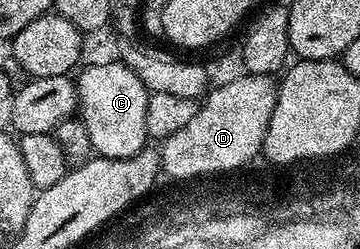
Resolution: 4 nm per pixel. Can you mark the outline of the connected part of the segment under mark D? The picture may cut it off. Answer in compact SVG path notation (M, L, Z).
M243 73L242 76L232 83L227 84L223 87L213 88L205 95L204 101L199 105L198 111L196 112L196 117L189 122L184 128L180 128L180 132L176 132L176 136L168 136L162 143L160 147L160 157L161 157L161 173L163 175L167 174L170 178L188 178L184 180L198 180L203 176L201 174L206 174L204 176L218 176L223 172L234 172L237 166L242 166L250 157L255 153L256 155L262 149L262 141L266 135L266 129L268 128L268 120L272 120L272 108L276 108L276 96L278 95L278 82L275 81L273 77L269 74L247 74Z

